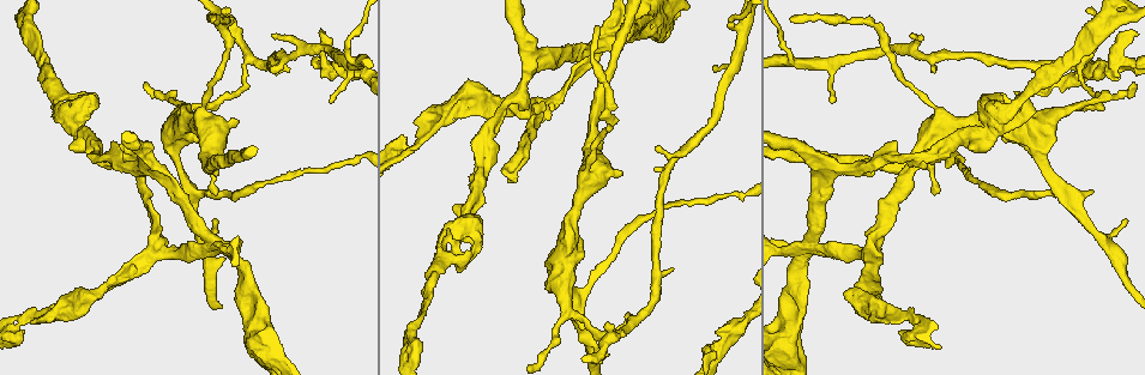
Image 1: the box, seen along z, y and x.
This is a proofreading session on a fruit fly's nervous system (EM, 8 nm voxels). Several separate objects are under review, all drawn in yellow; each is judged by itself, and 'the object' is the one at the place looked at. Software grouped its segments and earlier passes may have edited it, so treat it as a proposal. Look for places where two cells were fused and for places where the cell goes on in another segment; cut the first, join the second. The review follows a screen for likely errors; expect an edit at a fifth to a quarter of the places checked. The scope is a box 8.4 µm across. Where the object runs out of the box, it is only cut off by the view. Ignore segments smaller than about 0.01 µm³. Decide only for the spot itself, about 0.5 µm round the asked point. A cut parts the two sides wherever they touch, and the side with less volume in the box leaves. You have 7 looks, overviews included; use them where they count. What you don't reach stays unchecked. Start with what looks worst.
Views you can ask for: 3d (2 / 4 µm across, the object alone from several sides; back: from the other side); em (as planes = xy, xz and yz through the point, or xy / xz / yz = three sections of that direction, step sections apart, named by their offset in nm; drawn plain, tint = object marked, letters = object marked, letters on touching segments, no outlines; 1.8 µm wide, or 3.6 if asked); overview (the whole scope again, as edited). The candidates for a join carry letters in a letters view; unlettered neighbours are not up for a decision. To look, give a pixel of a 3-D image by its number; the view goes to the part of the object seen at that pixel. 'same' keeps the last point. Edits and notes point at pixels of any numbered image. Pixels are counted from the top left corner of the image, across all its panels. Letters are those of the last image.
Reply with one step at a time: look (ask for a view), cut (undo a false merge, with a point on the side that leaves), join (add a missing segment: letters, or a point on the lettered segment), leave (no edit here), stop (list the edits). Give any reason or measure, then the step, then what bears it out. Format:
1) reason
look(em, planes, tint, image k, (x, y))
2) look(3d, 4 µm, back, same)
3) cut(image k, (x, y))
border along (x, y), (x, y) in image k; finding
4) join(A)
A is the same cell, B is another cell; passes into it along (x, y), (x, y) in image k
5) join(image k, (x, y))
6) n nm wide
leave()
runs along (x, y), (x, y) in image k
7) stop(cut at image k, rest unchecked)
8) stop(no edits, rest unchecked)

look(em, xz, step 16, letters, image 1, (808, 243))

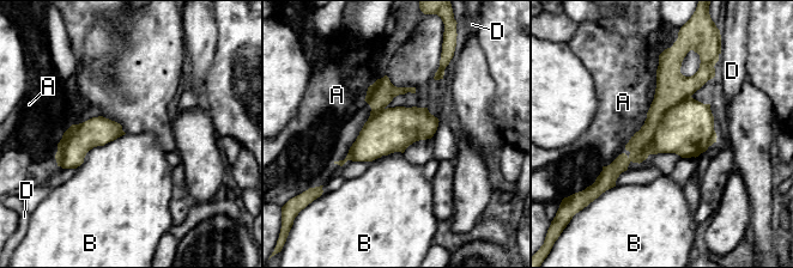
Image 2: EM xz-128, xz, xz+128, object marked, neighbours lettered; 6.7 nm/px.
110 nm wide
cut(image 2, (672, 87))
A, B and D are other cells; border along (690, 96), (665, 113), (648, 153) in image 2; two cells meet here

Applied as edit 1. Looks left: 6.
look(overview)

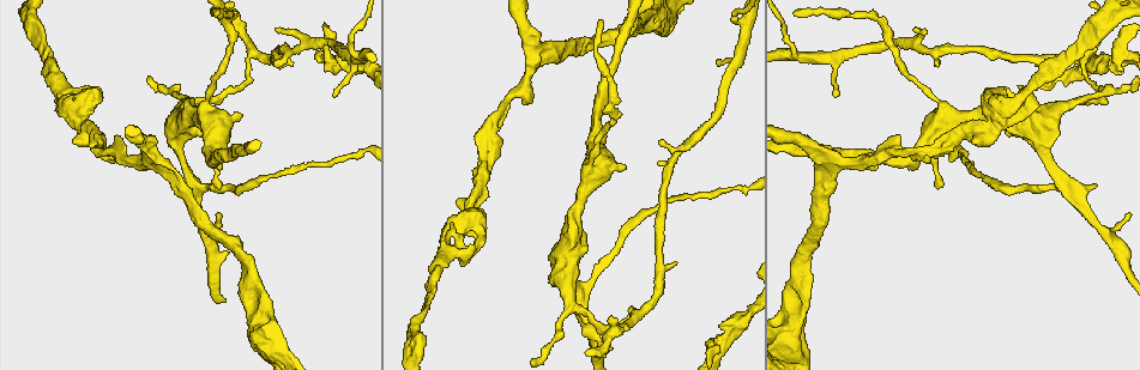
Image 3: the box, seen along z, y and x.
look(em, planes, tint, image 3, (1119, 56))

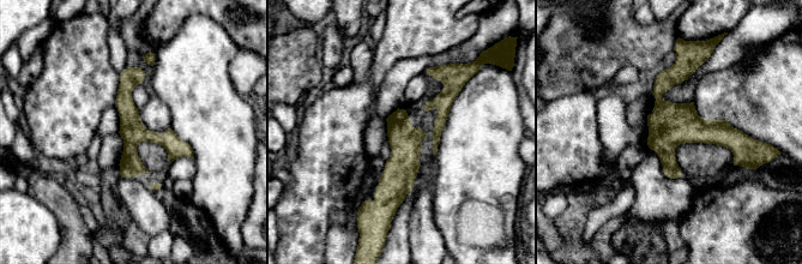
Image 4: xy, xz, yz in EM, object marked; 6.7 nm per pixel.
see the neighbours
look(em, planes, letters, same)

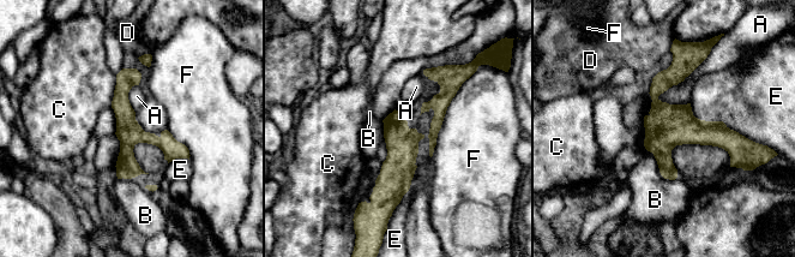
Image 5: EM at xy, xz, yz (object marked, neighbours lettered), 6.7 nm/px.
leave()
A, B, C, D, E and F are other cells; continuous, no second cell

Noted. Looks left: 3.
four or more arms meet
look(em, planes, letters, image 3, (994, 109))

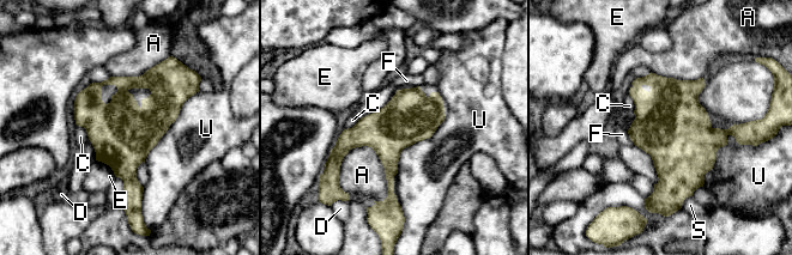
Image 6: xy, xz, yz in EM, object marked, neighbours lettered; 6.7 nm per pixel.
U touches over 600 nm
leave()
A, C, D, E, F, S and U are other cells; border along (199, 90), (183, 103), (144, 162) in image 6; continuous, no second cell

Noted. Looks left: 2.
stop(cut at image 2, rest unchecked)

